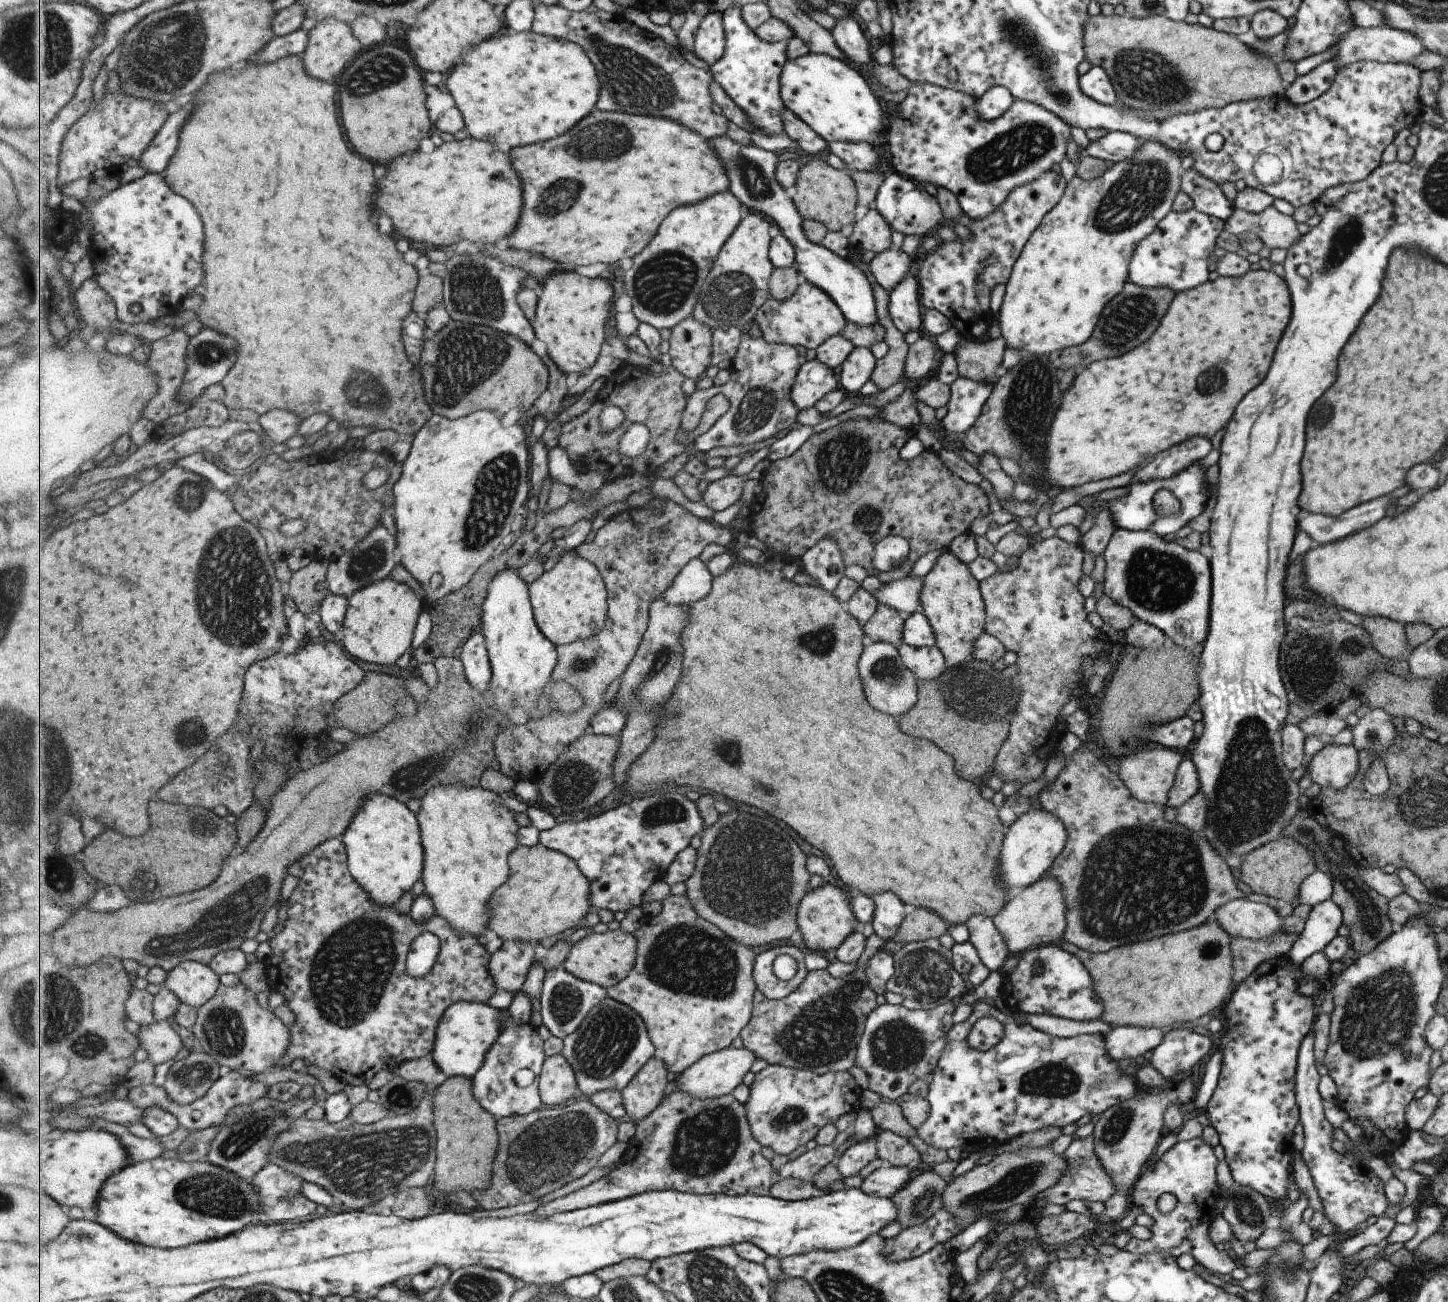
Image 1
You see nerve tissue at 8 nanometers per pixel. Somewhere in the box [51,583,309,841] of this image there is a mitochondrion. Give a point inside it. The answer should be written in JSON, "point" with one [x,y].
{"point":[192,735]}

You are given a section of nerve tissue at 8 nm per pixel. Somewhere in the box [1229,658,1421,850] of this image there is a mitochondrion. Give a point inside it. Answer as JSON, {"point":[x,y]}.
{"point":[1312,690]}

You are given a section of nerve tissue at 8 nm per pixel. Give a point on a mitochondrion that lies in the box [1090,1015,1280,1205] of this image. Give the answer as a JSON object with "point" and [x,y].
{"point":[1121,1120]}

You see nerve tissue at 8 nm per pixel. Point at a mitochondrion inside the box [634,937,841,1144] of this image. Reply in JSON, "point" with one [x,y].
{"point":[791,1116]}

